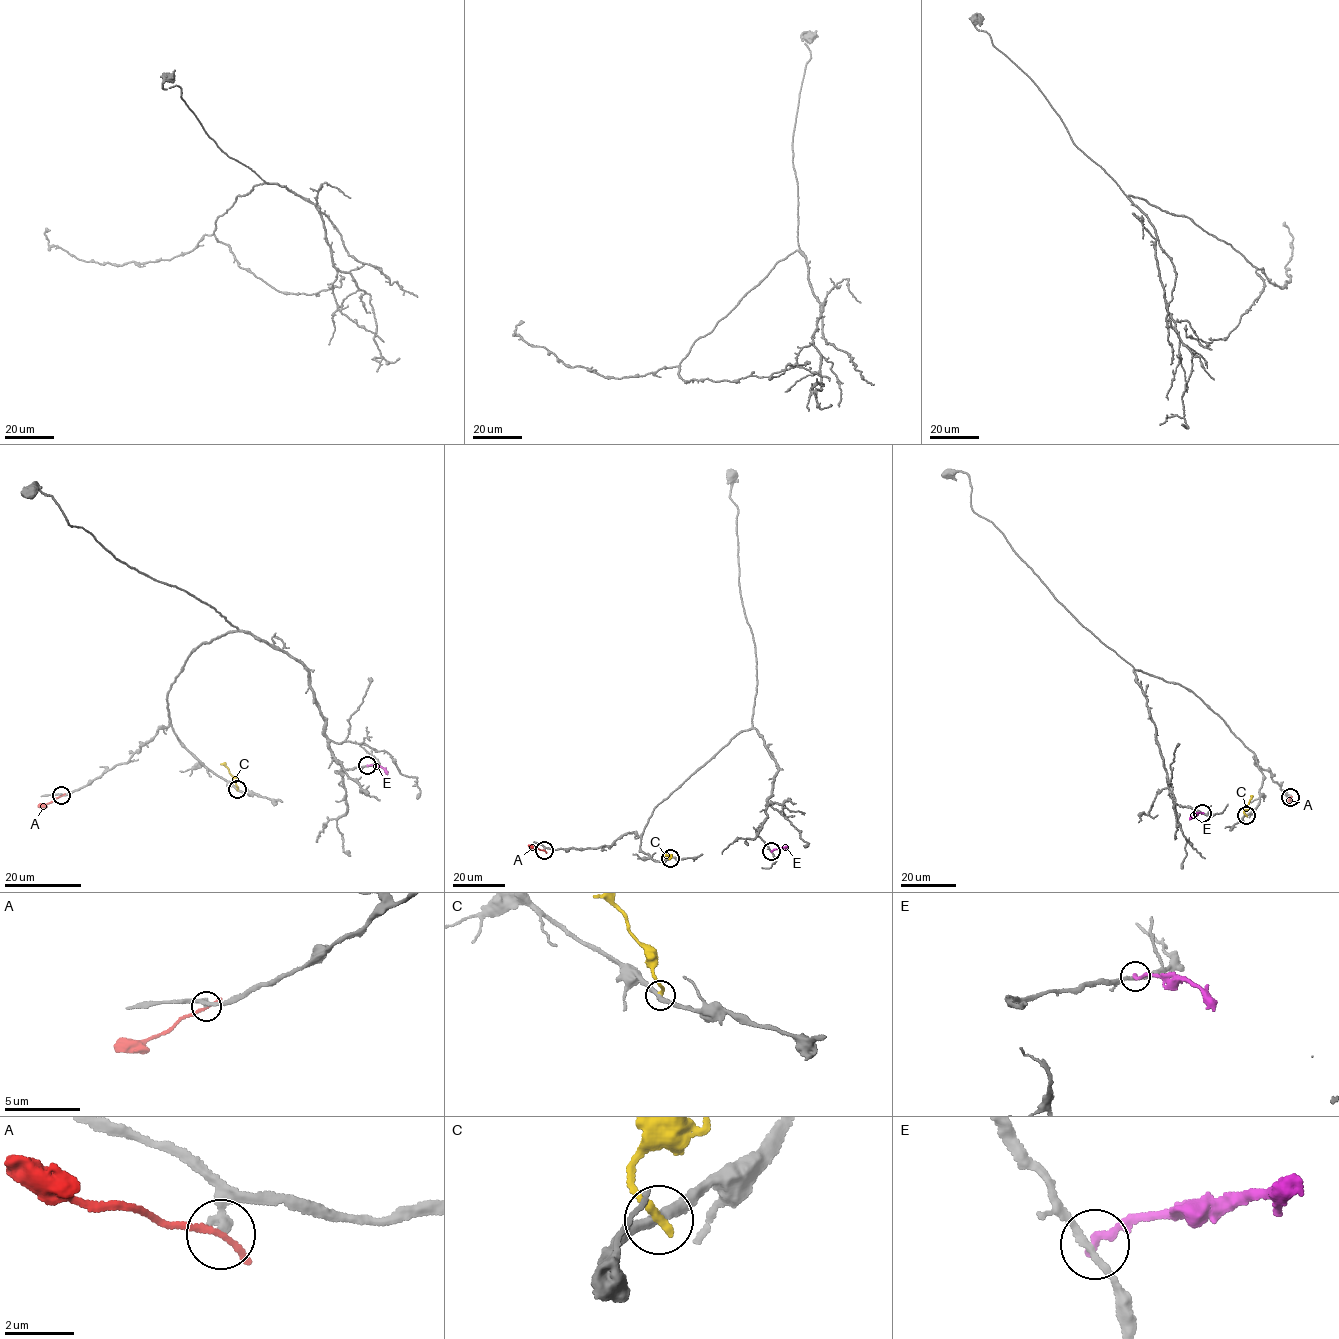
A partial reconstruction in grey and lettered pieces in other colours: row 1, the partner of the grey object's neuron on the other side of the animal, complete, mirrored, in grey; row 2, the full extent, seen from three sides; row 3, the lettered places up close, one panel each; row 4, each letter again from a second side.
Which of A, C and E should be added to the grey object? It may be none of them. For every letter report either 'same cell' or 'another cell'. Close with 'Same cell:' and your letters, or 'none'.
A: another cell
C: another cell
E: another cell
Same cell: none

